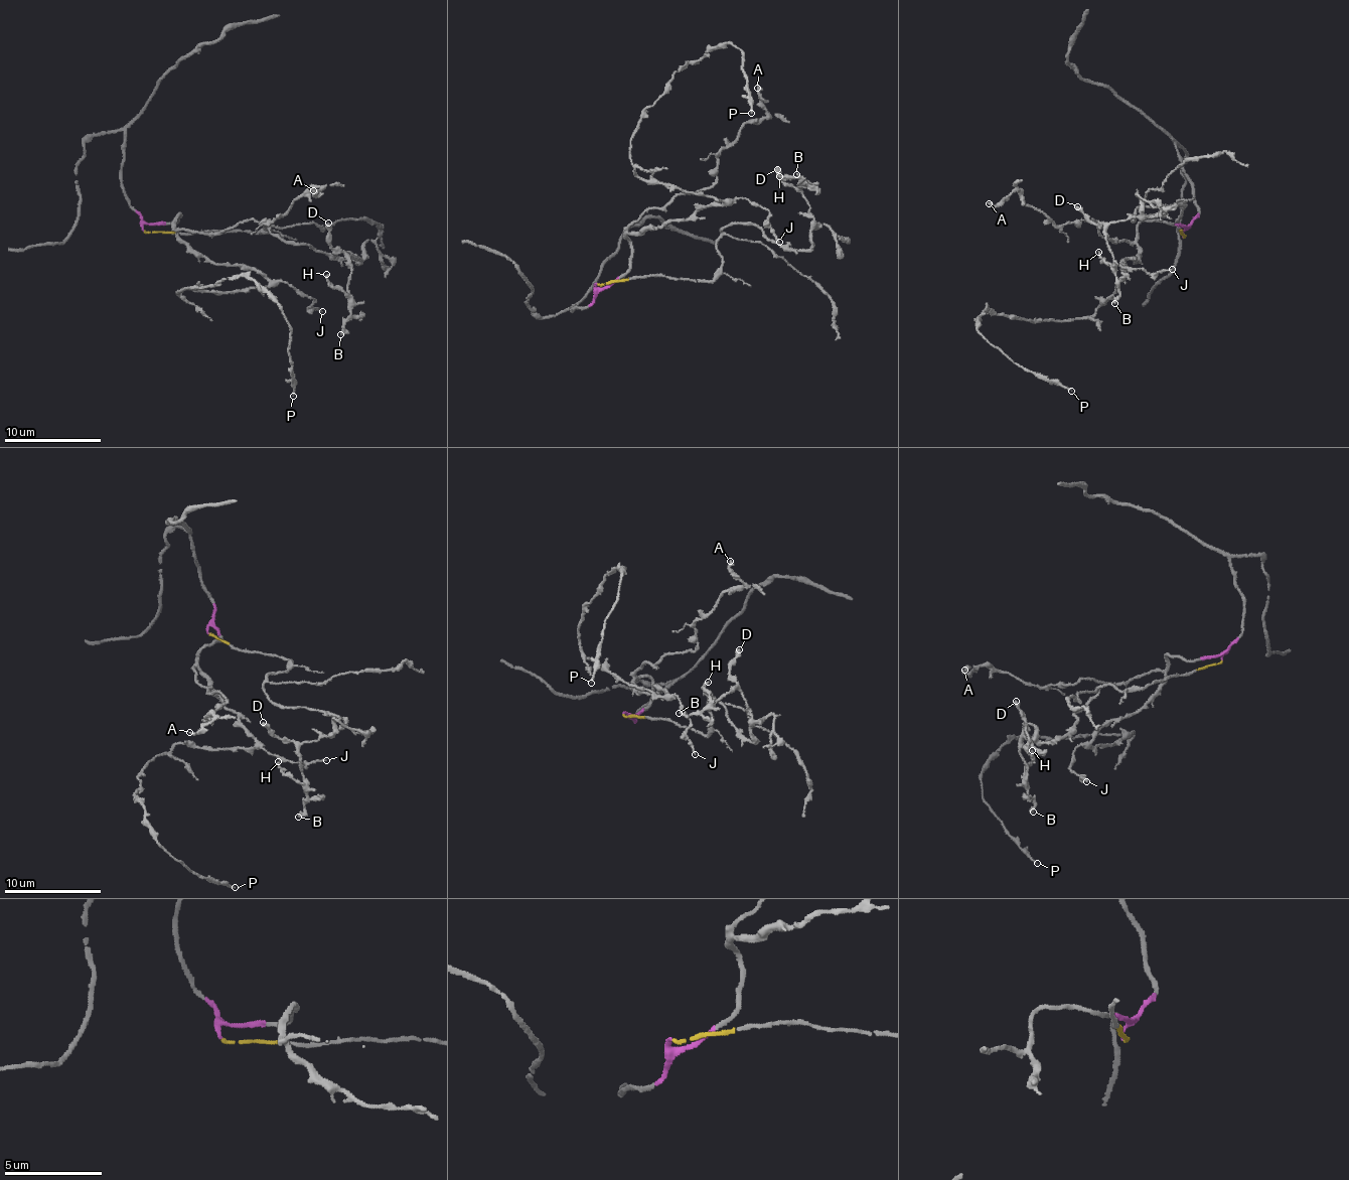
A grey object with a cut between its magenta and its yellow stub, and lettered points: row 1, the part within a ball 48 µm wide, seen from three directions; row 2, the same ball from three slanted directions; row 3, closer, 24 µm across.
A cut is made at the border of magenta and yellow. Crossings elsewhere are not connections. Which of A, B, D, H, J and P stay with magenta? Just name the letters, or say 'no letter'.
A, J, P

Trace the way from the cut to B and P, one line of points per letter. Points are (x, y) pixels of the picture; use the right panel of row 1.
B: (1184, 237), (1177, 224), (1185, 204), (1142, 206), (1133, 220), (1165, 213), (1106, 227), (1118, 298), (1113, 304)
P: (1184, 235), (1142, 219), (1139, 260), (1081, 318), (983, 312), (977, 331), (1072, 390)

